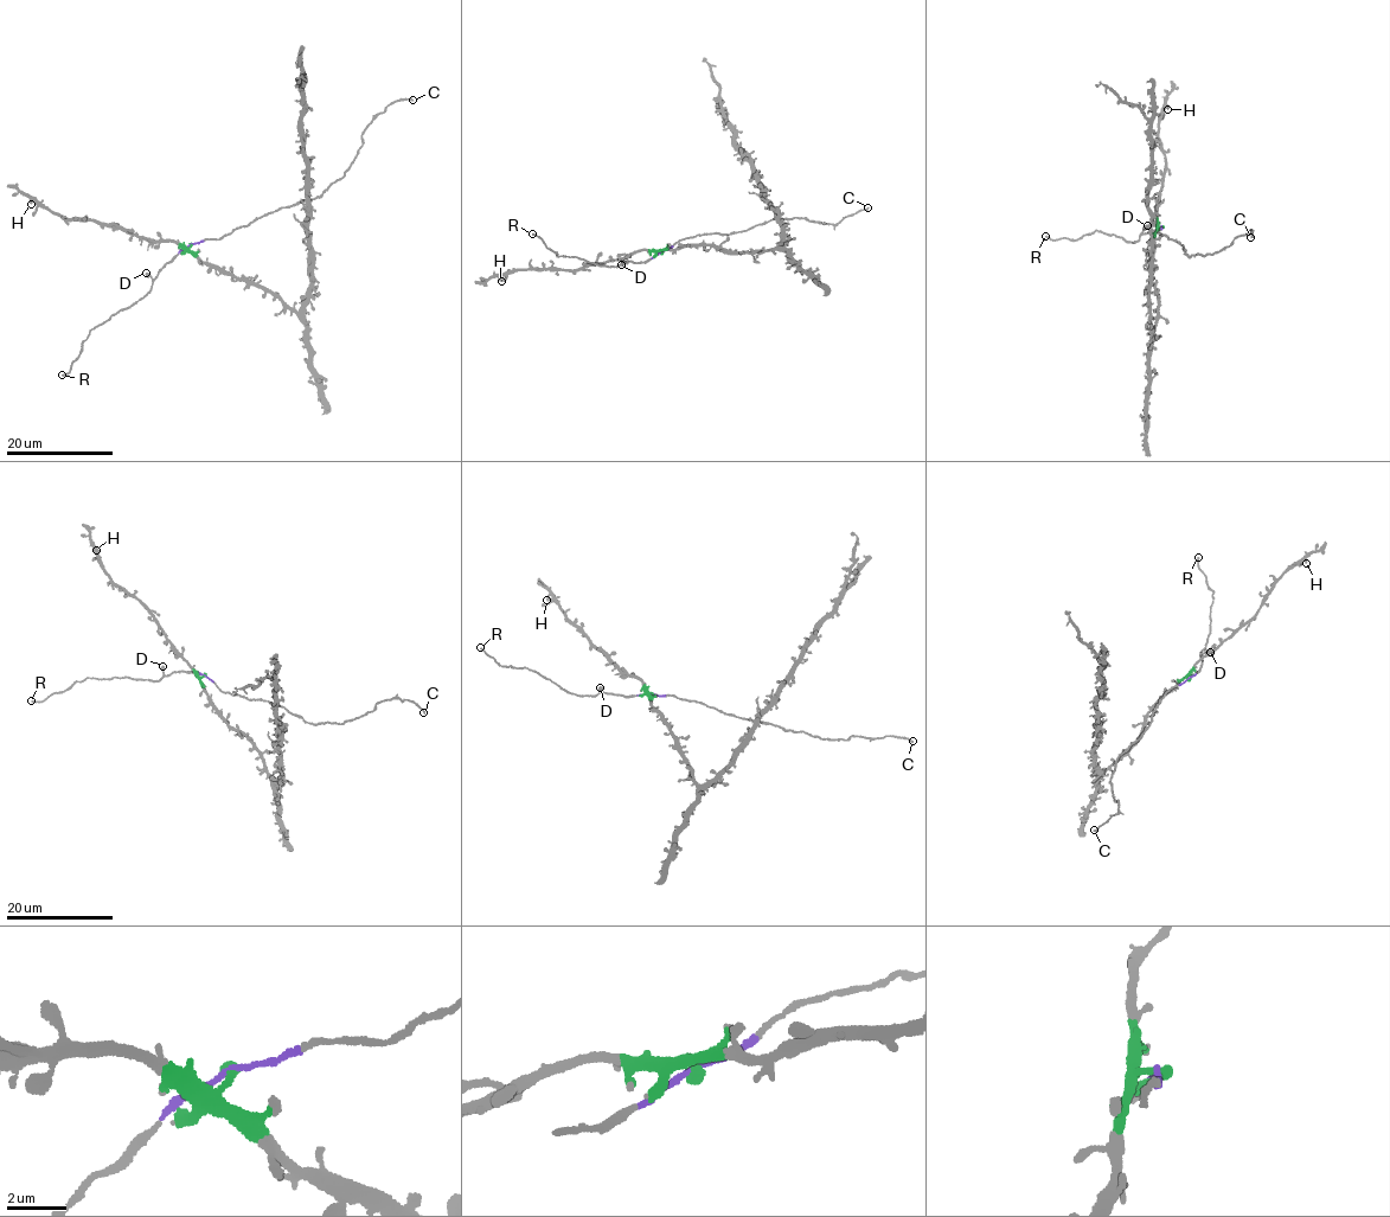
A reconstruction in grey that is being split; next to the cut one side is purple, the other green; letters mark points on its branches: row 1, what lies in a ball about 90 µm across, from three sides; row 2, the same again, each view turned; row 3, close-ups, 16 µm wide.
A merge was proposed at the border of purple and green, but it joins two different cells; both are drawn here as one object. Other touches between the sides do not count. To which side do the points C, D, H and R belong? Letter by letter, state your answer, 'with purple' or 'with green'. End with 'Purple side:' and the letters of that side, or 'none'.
C: with purple
D: with purple
H: with green
R: with purple
Purple side: C, D, R

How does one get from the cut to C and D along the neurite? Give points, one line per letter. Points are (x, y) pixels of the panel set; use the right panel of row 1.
C: (1161, 226), (1159, 236), (1182, 244), (1189, 257), (1203, 256), (1253, 230), (1250, 237)
D: (1161, 226), (1142, 232), (1147, 225)

